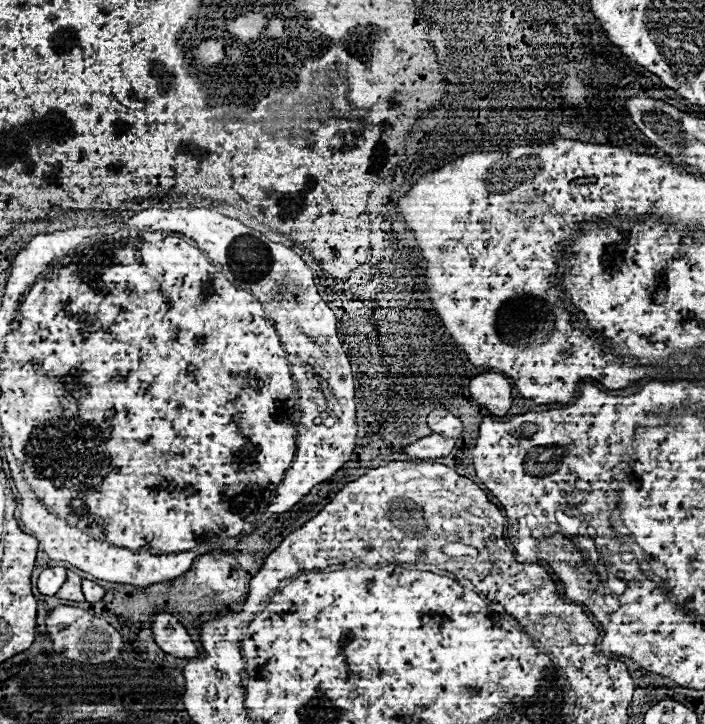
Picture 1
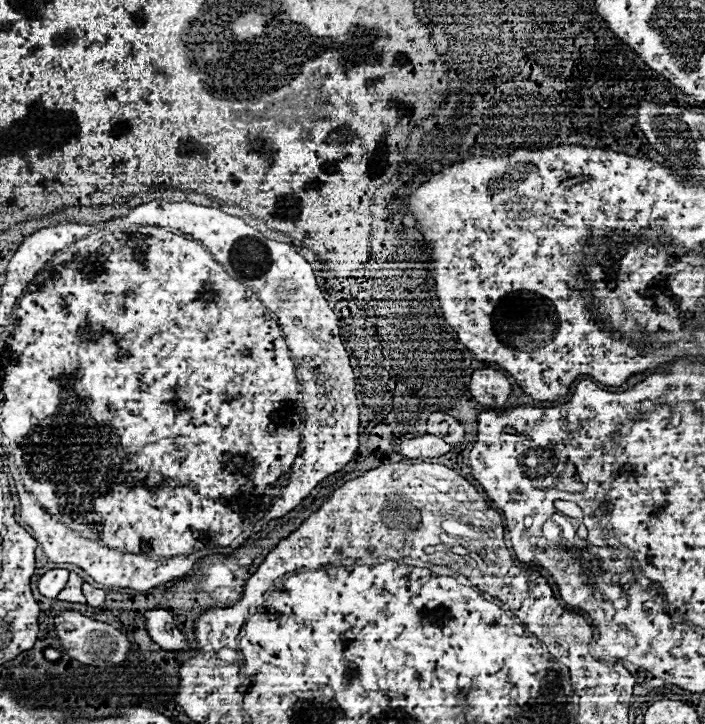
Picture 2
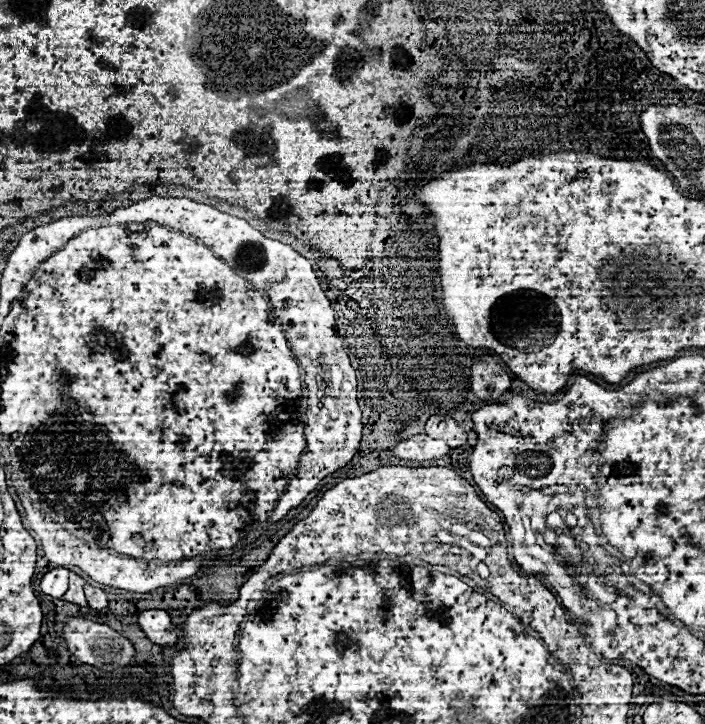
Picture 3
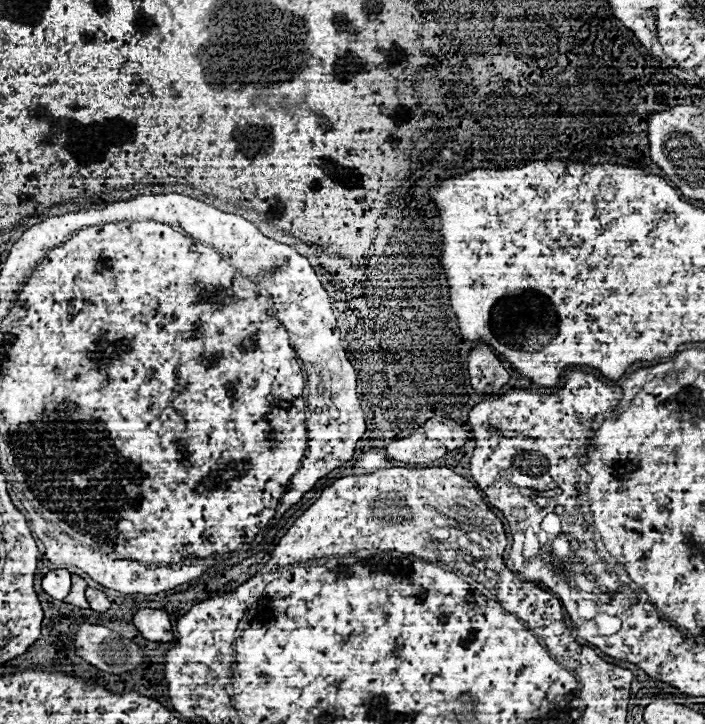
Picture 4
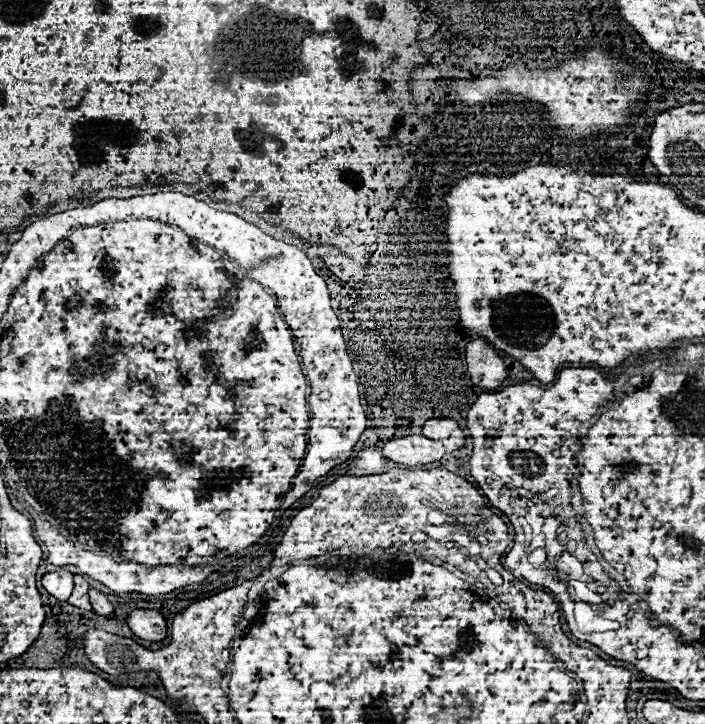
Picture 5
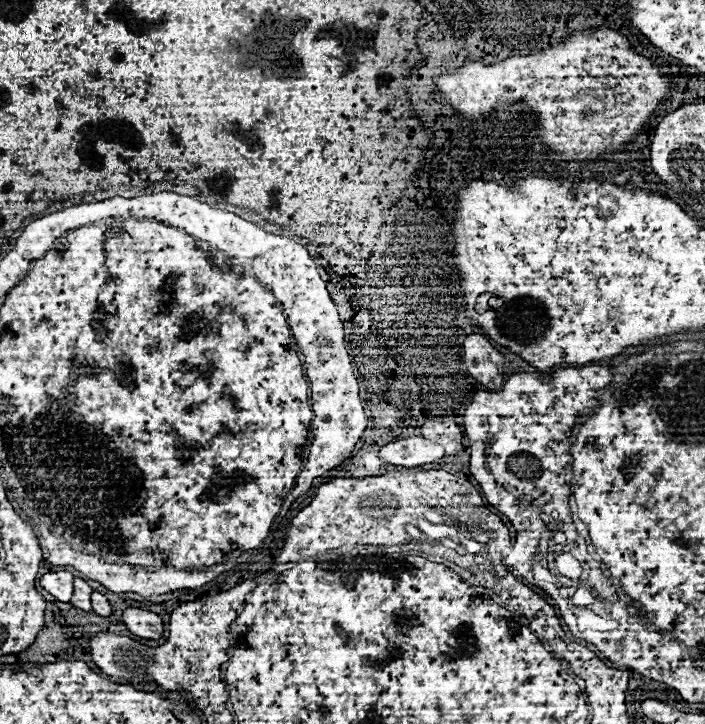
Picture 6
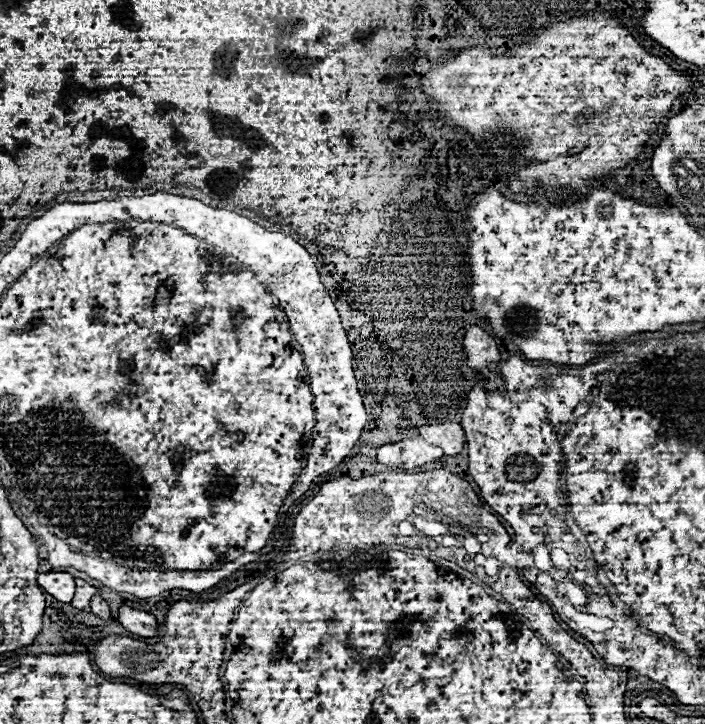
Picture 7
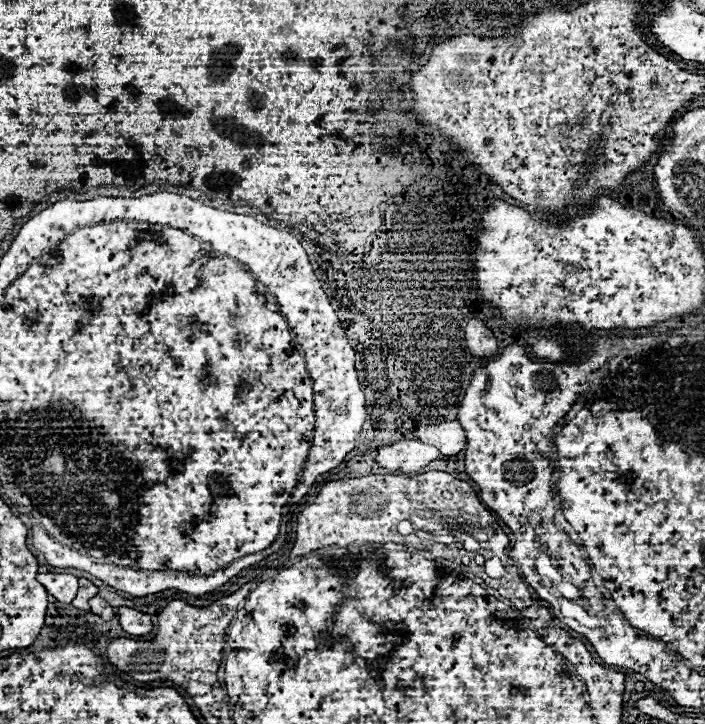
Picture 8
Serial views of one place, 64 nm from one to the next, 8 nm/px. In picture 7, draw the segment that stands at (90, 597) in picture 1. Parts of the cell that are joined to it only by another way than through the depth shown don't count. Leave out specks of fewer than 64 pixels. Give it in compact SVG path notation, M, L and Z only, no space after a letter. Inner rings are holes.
M94 594L94 596L92 596L92 600L90 600L90 606L92 606L92 614L96 614L96 616L100 616L100 618L104 618L104 620L112 618L110 606L106 604L106 600L104 600L100 594Z

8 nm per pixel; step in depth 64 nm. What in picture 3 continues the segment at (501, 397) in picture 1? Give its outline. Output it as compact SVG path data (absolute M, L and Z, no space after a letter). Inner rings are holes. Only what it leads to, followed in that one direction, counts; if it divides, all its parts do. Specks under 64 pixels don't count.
M492 354L476 358L470 368L470 374L472 392L486 402L496 402L502 396L502 392L510 388L510 376Z

